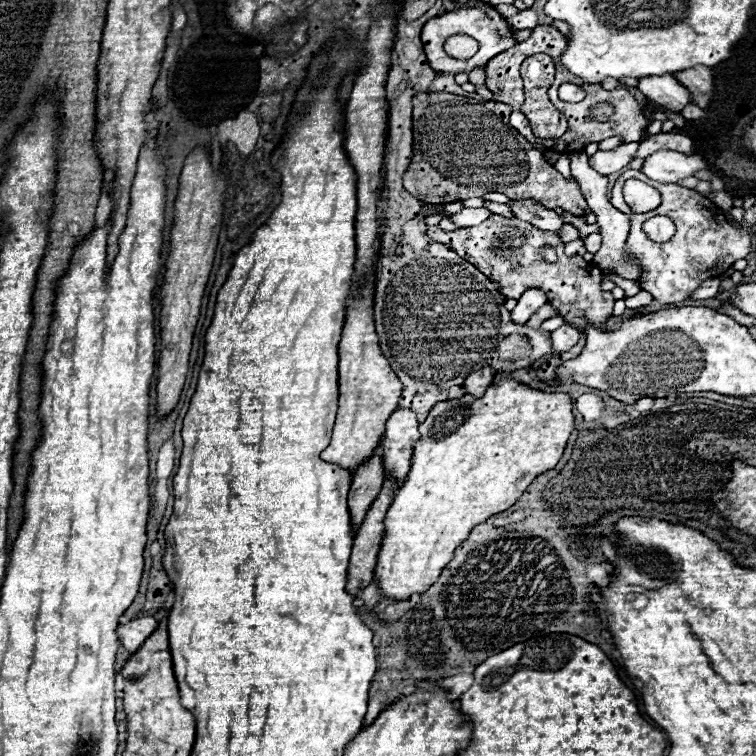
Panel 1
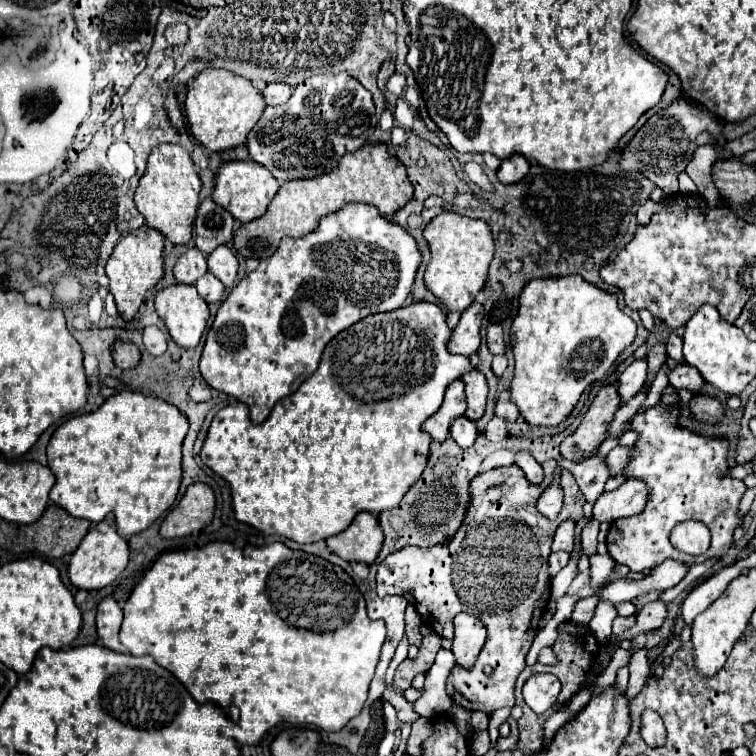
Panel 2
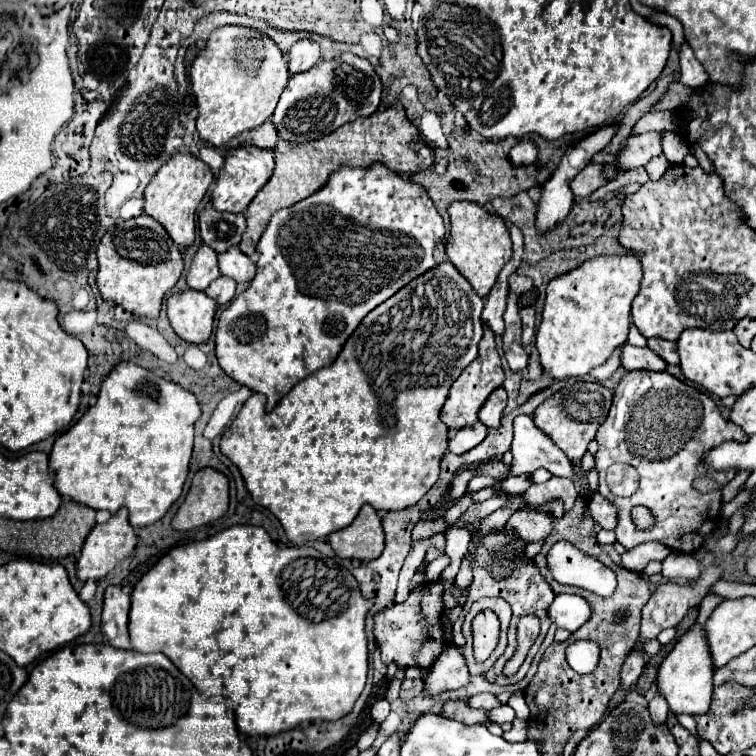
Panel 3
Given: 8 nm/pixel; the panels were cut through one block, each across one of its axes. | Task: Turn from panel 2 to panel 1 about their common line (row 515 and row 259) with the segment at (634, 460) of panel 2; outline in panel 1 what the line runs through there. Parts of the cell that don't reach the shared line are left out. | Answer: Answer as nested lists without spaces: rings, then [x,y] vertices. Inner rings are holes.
[[[626,170],[612,188],[610,202],[614,204],[614,208],[618,208],[620,212],[628,214],[632,218],[632,228],[630,228],[630,236],[626,242],[628,252],[640,260],[644,264],[644,280],[640,282],[642,290],[650,292],[658,302],[662,304],[678,304],[684,298],[688,298],[704,280],[708,278],[716,278],[720,274],[724,274],[736,260],[746,258],[752,250],[752,238],[746,230],[734,228],[732,224],[728,224],[724,212],[712,204],[710,198],[684,188],[684,186],[676,186],[676,184],[660,184],[650,180],[648,176],[644,176],[640,170]],[[628,178],[638,178],[646,184],[650,184],[652,188],[660,190],[662,194],[662,204],[658,208],[654,208],[648,214],[632,214],[630,206],[624,202],[622,198],[622,184]],[[652,216],[670,216],[676,224],[676,234],[668,240],[668,242],[652,242],[644,232],[642,232],[642,224],[652,218]]]

